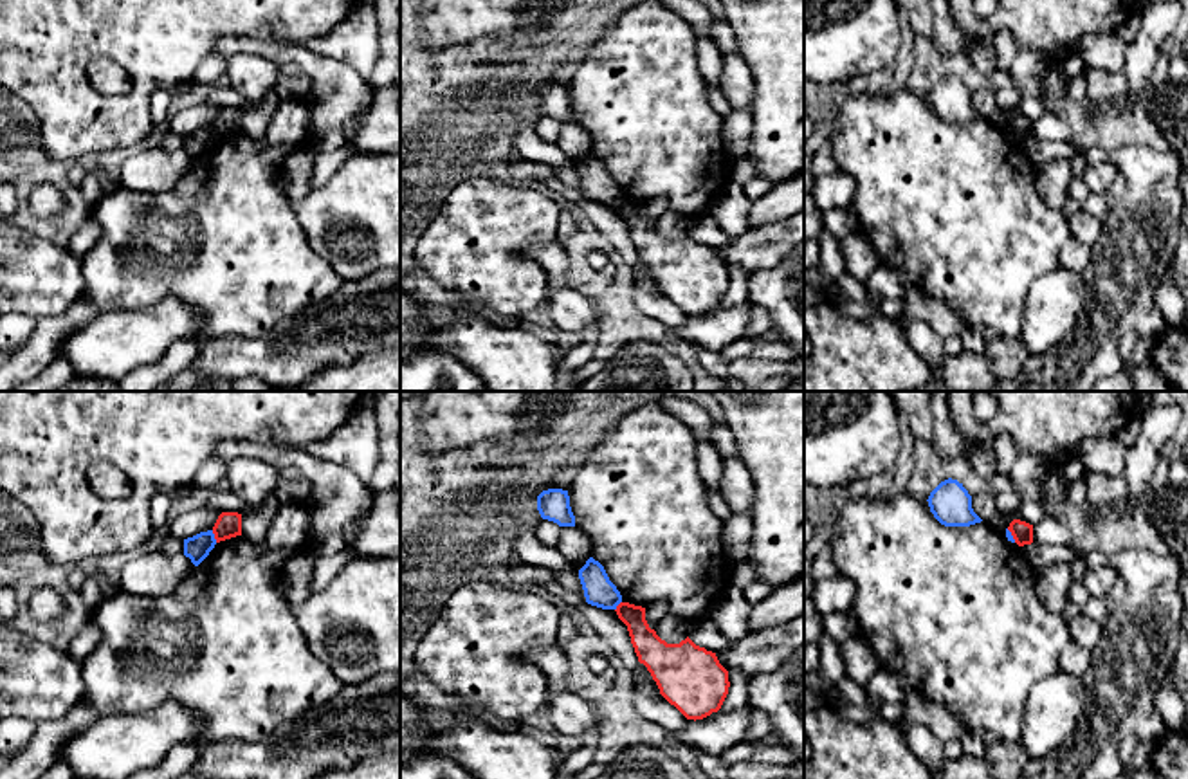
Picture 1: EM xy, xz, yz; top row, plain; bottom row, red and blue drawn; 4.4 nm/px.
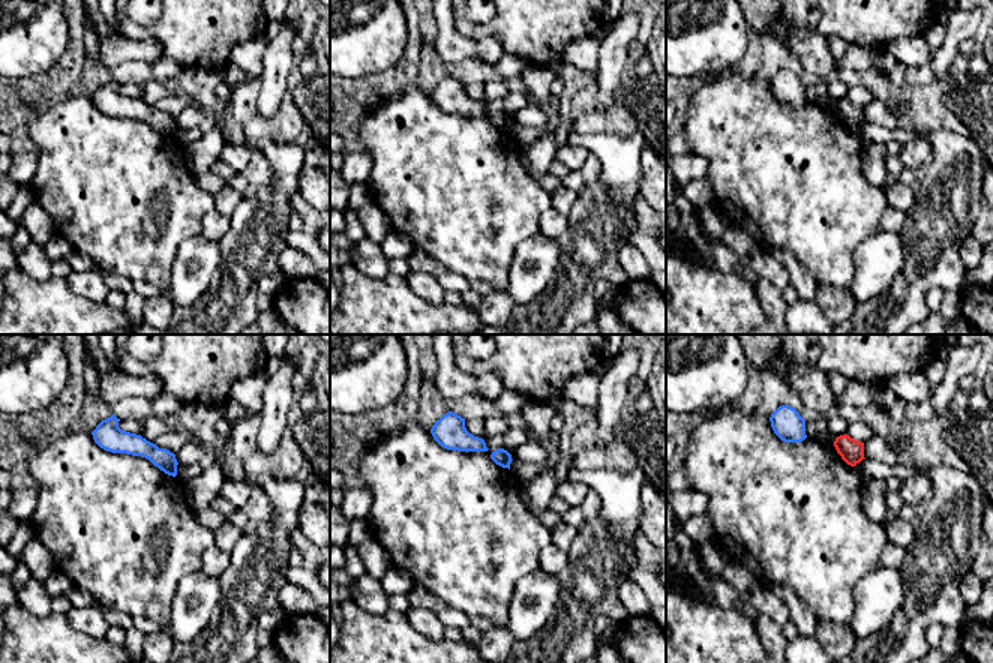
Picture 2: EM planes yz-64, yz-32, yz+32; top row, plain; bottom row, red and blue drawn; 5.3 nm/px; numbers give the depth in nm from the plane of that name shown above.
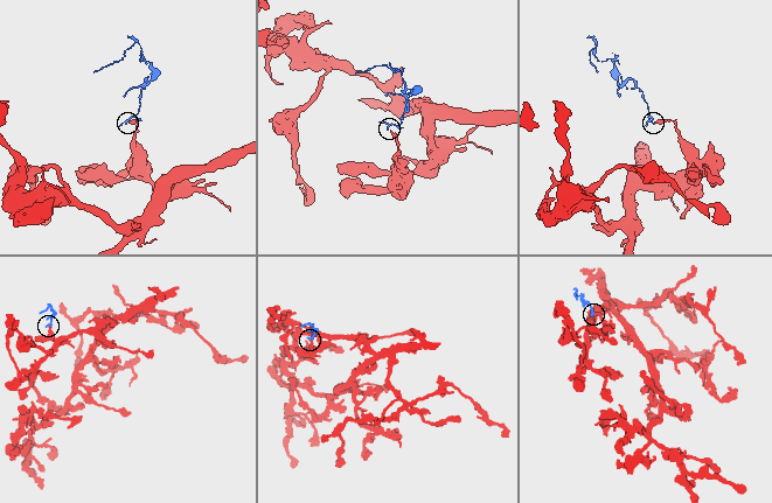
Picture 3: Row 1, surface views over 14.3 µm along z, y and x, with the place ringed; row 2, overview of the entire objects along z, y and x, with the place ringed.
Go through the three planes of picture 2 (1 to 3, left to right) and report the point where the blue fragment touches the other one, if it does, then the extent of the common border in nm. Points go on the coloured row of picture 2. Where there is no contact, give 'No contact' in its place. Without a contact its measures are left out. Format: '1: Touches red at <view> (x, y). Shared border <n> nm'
1: No contact
2: No contact
3: No contact

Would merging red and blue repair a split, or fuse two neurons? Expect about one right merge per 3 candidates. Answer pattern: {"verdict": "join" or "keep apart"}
{"verdict": "keep apart"}

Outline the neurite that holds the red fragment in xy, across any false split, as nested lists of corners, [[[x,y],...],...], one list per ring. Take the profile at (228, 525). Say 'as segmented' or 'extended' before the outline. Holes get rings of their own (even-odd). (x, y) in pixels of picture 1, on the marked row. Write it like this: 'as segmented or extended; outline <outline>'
as segmented; outline [[[222,512],[213,527],[216,543],[242,536],[242,514]]]

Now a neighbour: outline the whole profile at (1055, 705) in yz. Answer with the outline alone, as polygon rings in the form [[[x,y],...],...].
[[[1056,673],[1028,692],[1020,736],[1029,759],[1055,752],[1074,732],[1085,714],[1085,685],[1080,676]]]

